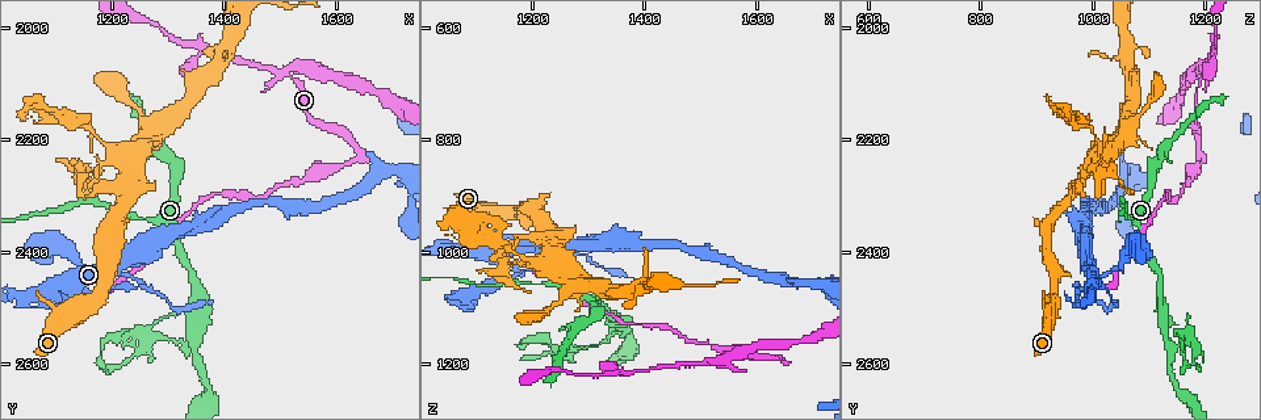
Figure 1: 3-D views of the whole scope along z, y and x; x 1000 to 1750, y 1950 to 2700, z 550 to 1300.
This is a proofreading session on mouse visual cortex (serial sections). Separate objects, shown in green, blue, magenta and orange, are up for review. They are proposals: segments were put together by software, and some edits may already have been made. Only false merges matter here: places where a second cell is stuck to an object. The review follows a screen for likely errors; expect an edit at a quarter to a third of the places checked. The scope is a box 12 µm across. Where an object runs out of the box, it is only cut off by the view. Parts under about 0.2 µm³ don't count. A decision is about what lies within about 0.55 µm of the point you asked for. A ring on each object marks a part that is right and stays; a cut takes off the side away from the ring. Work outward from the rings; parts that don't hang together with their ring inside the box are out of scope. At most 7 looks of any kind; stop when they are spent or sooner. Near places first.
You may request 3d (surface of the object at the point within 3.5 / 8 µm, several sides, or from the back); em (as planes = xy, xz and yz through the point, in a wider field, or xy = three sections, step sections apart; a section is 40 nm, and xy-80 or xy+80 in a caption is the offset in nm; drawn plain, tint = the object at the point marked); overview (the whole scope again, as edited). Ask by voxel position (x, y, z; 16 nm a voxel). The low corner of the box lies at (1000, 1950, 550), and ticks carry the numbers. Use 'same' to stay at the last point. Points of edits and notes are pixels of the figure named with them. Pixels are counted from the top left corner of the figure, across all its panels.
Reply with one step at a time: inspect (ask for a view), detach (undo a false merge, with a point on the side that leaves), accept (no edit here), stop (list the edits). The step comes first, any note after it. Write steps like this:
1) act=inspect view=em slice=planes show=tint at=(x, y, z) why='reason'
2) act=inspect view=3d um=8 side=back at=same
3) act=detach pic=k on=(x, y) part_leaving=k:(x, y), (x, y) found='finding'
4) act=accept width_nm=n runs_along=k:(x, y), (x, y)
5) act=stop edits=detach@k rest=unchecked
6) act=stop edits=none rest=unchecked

act=inspect view=3d um=3.5 at=(1640, 2225, 1190) why='sharp bend'

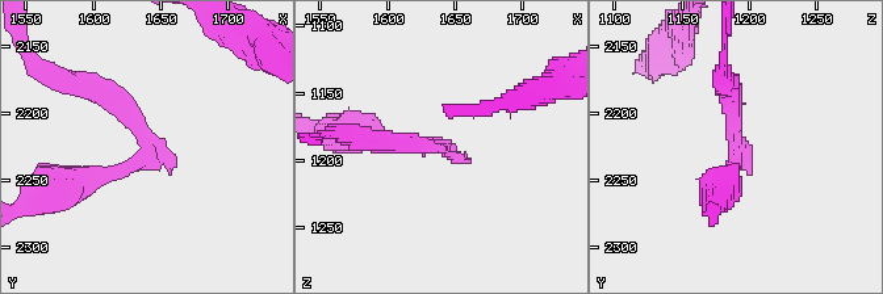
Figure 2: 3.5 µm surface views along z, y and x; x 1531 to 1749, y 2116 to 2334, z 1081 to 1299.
act=inspect view=em slice=xy step=1 show=tint at=(1636, 2232, 1190) why='now the EM'

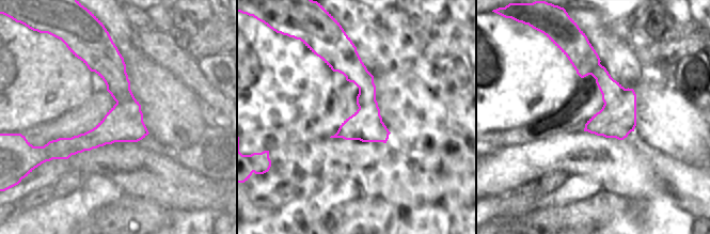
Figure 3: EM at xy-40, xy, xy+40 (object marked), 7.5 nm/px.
act=inspect view=em slice=xy step=2 show=tint at=same why='another direction'

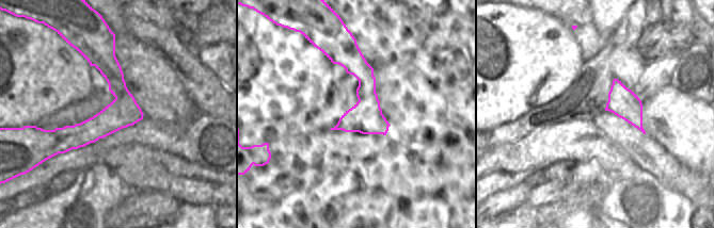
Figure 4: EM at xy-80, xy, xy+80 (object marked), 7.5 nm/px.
act=accept runs_along=2:(91, 89), (147, 150), (67, 187) found='continuous, no second cell'

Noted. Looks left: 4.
act=inspect view=3d um=8 at=(1195, 2215, 1015) why='calibre changes'

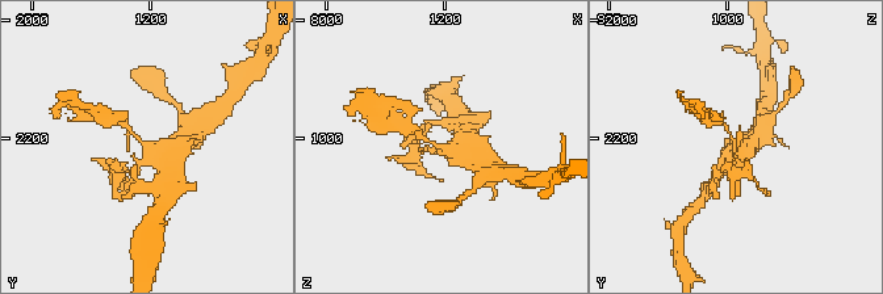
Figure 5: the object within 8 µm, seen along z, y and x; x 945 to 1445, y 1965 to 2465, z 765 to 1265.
act=inspect view=em slice=planes show=tint at=(1195, 2210, 1015) arm_widths_nm=150,450 why='now the EM'

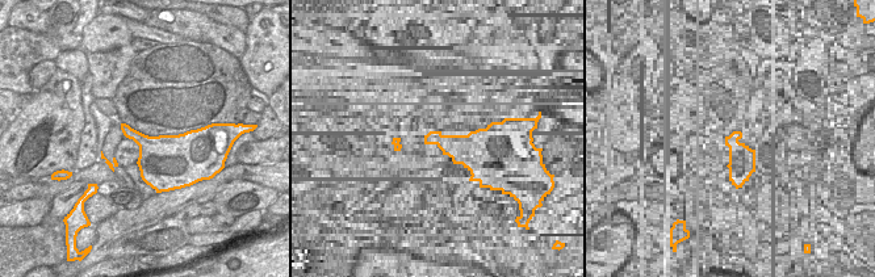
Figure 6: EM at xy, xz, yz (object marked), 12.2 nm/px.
act=detach pic=5 on=(736, 181) part_leaving=5:(736, 147), (724, 124), (714, 122) found='a second cell is stuck on'

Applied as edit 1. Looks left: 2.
act=inspect view=3d um=3.5 at=(1085, 2475, 990)

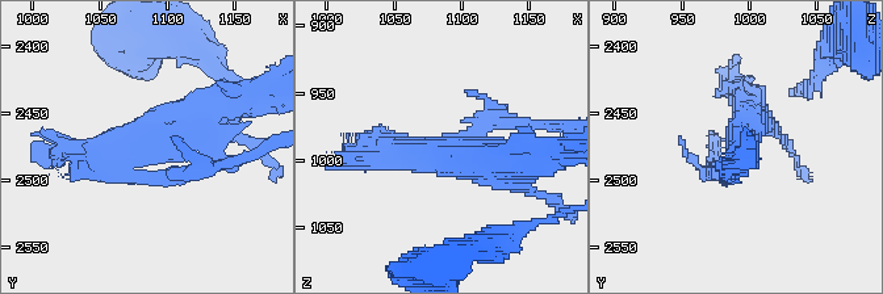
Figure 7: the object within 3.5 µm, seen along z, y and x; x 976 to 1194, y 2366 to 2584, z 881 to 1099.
act=inspect view=em slice=xy step=5 show=tint at=(1082, 2474, 994) arms=3 arm_widths_nm=200,300,350 why='now the EM'

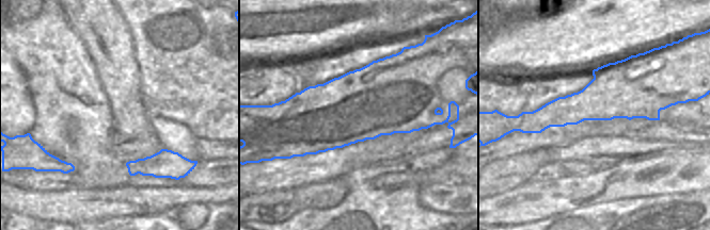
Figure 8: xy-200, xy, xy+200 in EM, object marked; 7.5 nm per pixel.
act=detach pic=7 on=(187, 173) part_leaving=7:(143, 172), (180, 177), (264, 152) found='two cells meet here'

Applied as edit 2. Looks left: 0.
act=stop edits=detach@5,detach@7 rest=unchecked

